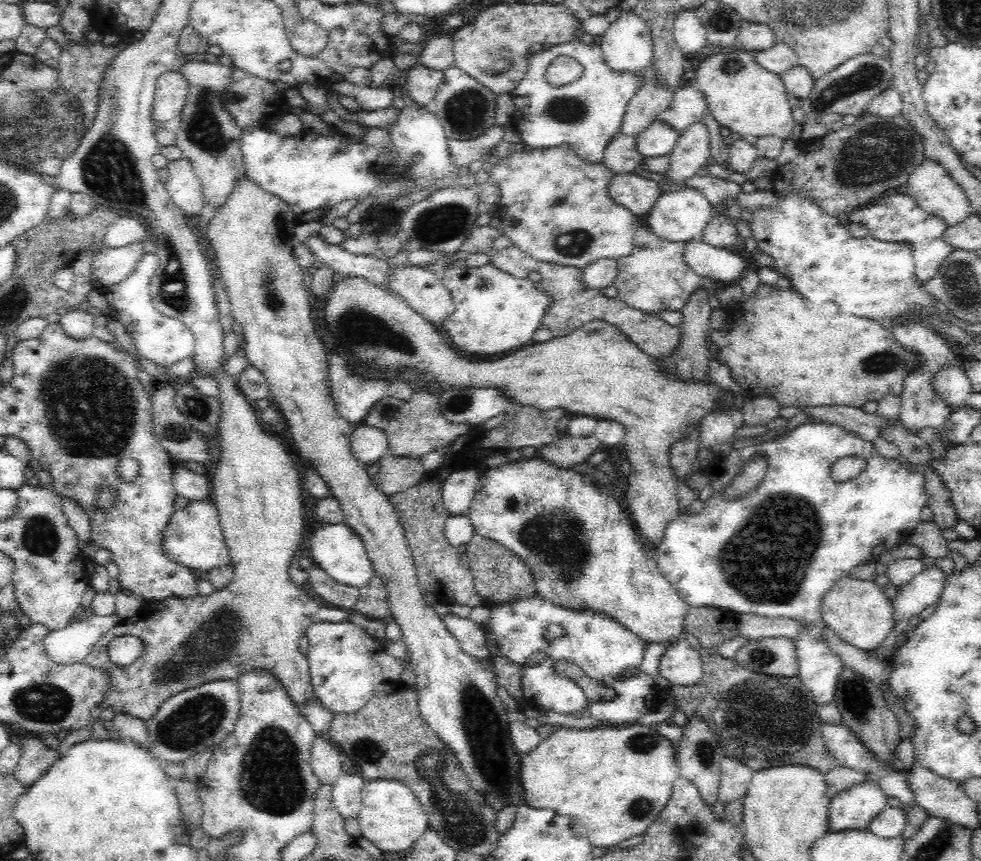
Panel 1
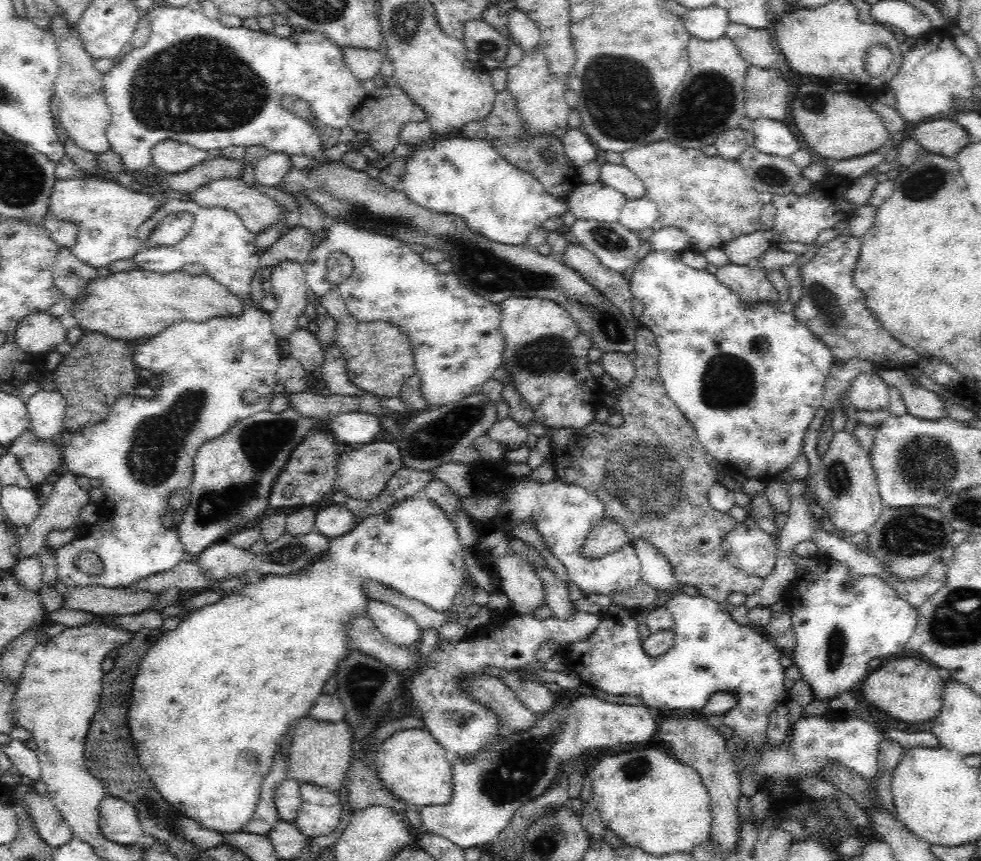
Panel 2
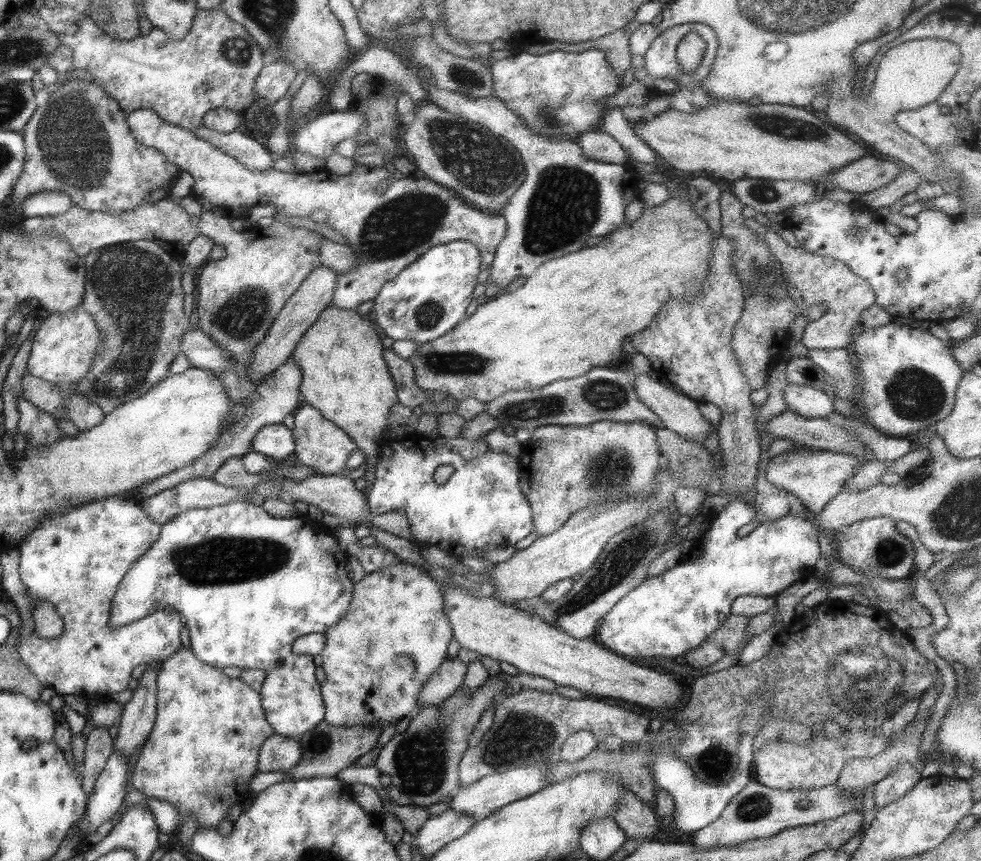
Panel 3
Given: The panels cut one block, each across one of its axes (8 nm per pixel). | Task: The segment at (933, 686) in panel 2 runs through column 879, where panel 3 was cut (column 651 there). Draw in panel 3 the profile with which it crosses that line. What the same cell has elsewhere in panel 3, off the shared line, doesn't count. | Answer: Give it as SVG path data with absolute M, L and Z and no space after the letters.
M441 584L440 588L444 598L443 612L454 640L480 657L508 662L520 673L541 676L558 686L576 688L586 696L617 698L648 709L672 708L685 701L682 686L664 672L631 662L593 640L578 640L562 633L535 615L492 598L487 592L478 598L456 584Z

